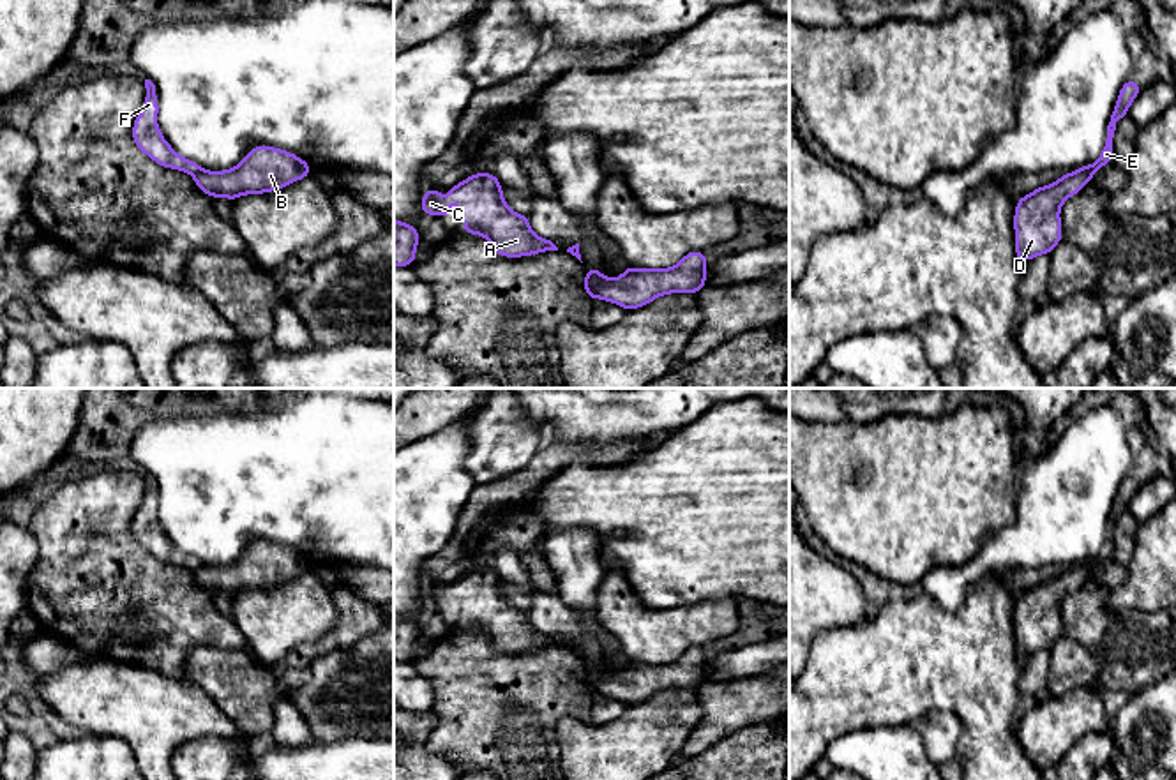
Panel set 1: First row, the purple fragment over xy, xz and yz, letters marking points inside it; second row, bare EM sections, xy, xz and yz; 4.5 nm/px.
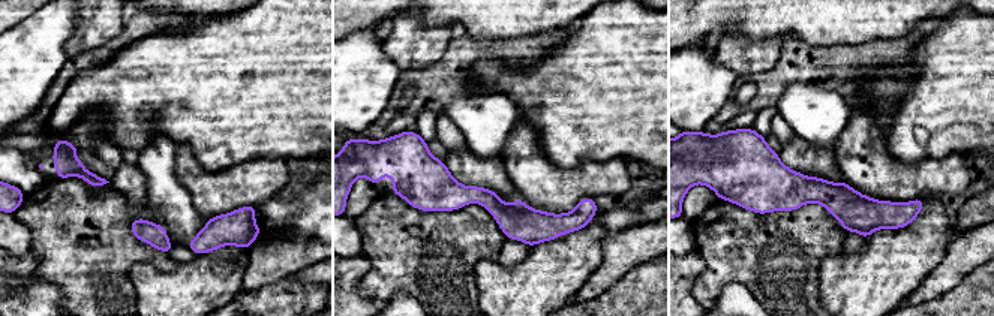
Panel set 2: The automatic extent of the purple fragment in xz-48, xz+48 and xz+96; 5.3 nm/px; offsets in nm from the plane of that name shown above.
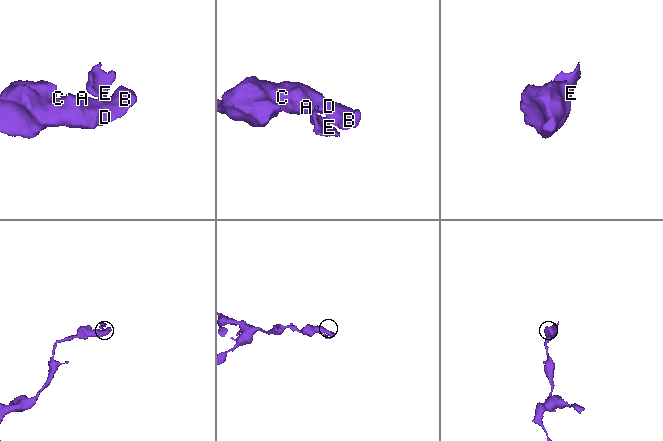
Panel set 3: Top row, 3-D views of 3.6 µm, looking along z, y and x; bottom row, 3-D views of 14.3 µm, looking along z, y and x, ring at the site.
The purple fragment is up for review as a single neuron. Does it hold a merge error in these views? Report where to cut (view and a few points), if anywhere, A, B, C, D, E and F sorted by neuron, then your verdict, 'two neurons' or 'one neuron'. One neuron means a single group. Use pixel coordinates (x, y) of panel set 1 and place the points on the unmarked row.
cut xz (588, 669), (597, 692); groups A B C D / E F; two neurons

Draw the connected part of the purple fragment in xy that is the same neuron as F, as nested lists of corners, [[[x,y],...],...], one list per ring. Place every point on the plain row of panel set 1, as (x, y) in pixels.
[[[145,475],[145,484],[147,492],[143,503],[132,519],[134,540],[159,561],[196,572],[201,566],[200,559],[177,549],[157,521],[159,499],[155,480]]]

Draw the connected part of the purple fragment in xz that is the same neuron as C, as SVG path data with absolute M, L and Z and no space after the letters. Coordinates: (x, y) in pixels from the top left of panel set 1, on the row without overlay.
M473 568L463 577L456 579L449 584L447 593L440 593L438 589L443 584L424 584L424 593L420 596L420 607L424 611L450 611L450 596L456 595L461 604L456 607L457 614L464 618L464 630L480 630L484 632L493 646L503 653L523 653L533 651L539 648L558 646L558 642L546 634L540 634L533 628L528 611L516 609L503 595L503 582L494 568Z

